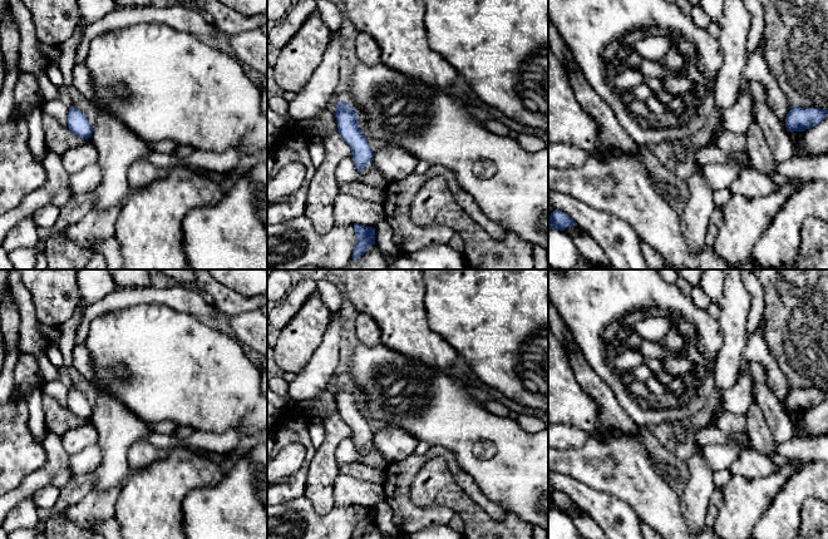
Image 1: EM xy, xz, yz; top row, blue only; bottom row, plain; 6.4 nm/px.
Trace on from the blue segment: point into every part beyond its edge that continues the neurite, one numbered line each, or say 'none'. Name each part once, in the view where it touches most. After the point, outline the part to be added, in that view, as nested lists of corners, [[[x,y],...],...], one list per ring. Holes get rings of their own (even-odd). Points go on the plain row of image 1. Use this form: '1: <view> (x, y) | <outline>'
none

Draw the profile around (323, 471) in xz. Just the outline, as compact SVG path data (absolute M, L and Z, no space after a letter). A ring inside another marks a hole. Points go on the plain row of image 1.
M335 389L301 400L297 406L306 416L319 417L325 426L324 442L309 464L305 496L317 514L326 515L335 506L335 481L340 473L335 453L344 439L353 437L353 431L337 411Z

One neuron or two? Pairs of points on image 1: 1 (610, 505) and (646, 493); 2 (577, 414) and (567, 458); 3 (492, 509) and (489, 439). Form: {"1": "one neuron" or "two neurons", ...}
{"1": "two neurons", "2": "two neurons", "3": "two neurons"}

